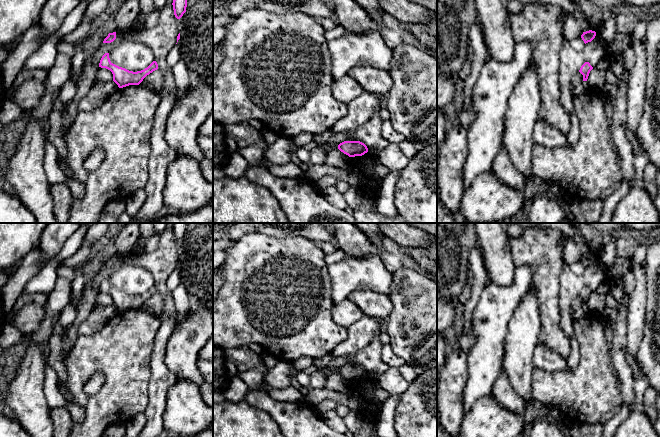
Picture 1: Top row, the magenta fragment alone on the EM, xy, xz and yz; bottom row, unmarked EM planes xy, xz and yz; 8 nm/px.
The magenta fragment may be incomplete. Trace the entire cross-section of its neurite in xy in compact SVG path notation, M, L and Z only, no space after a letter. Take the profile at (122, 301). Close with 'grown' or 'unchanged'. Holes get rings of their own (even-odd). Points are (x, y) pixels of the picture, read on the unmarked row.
M105 277L100 284L99 291L110 294L113 298L113 305L119 312L123 312L129 309L139 309L147 299L158 293L158 288L153 285L144 294L133 296L113 288L109 277Z | unchanged

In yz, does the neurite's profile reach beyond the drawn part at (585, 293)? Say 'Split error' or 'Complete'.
Complete

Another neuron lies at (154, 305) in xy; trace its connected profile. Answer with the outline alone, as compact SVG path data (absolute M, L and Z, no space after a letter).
M157 293L147 299L139 310L146 311L155 316L159 316L163 309L163 297L161 294Z

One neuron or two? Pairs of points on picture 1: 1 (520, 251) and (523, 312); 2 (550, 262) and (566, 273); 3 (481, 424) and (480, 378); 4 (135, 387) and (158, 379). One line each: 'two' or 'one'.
1: two
2: two
3: two
4: two

